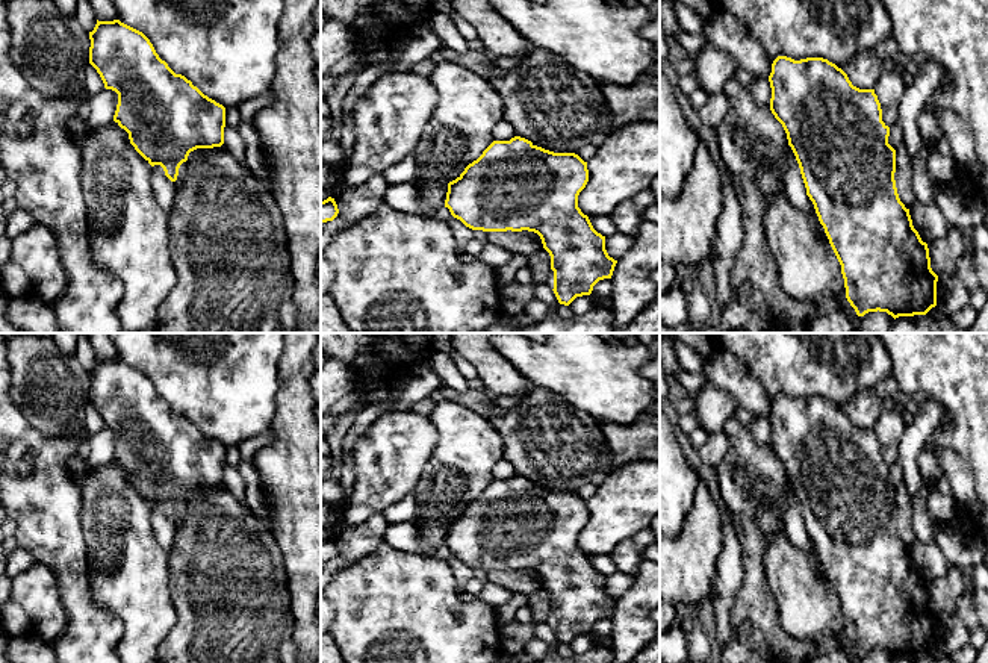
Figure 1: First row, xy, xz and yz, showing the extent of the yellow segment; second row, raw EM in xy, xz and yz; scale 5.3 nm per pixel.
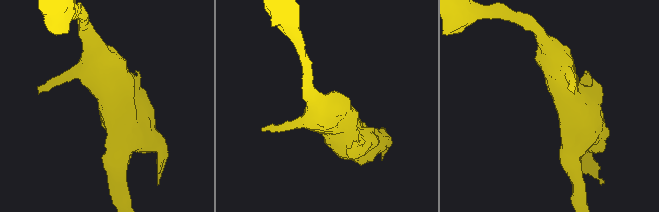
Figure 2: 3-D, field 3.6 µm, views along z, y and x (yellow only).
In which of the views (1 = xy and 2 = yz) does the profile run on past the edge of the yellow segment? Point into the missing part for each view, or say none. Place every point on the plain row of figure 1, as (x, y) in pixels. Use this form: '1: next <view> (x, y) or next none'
1: next none
2: next none

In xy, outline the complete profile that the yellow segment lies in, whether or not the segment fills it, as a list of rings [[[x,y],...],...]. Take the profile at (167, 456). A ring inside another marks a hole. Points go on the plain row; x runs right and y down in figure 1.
[[[97,359],[89,378],[89,403],[104,427],[118,433],[113,460],[129,472],[130,483],[151,506],[160,504],[165,515],[176,521],[191,490],[224,483],[225,447],[204,434],[185,415],[176,413],[142,371],[120,359]]]

